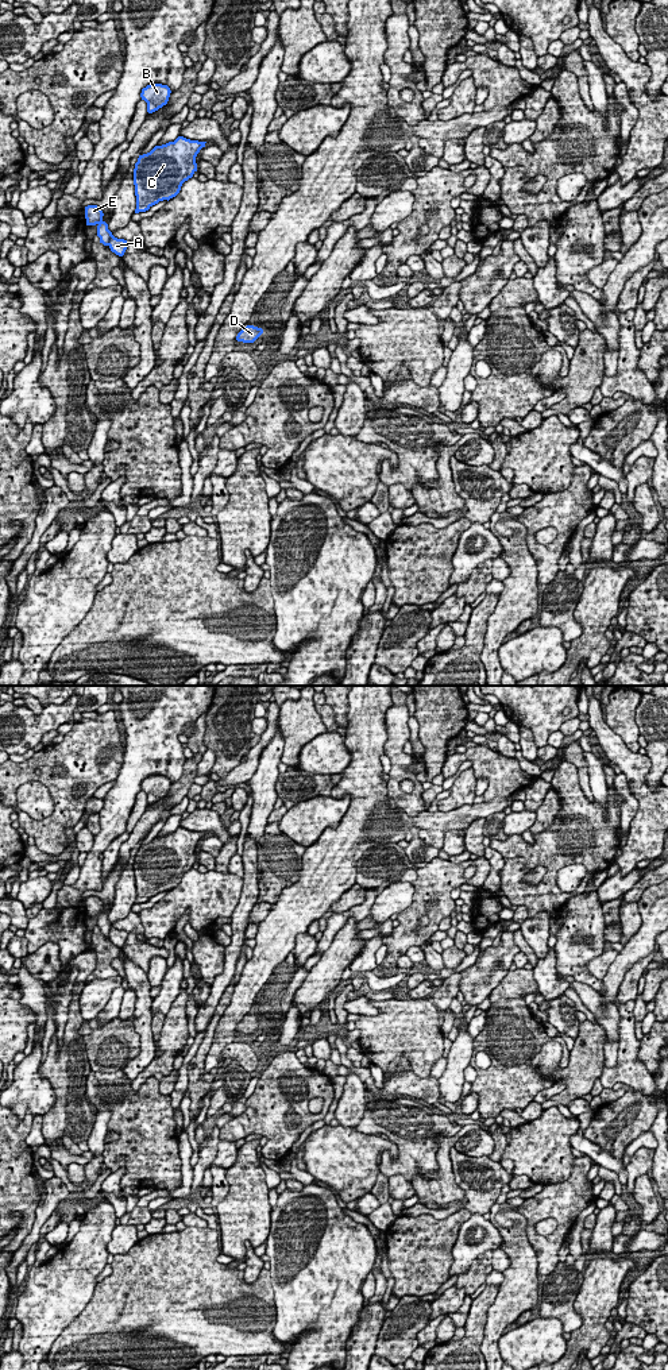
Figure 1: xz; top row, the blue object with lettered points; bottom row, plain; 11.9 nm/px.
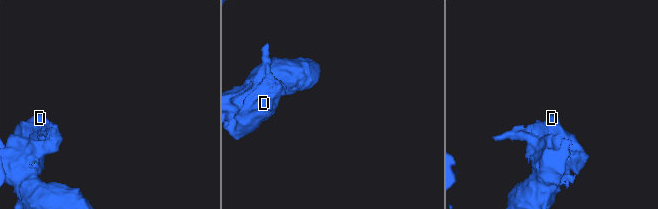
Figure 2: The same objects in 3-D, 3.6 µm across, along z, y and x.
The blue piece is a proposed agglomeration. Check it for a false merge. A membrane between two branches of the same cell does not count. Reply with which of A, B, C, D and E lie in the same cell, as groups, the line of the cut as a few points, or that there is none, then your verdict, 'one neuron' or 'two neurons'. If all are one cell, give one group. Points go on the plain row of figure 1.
A B C / D E; cut in xz along (111, 925), (107, 936); two neurons

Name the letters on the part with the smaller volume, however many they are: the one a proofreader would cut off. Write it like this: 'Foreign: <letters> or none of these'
Foreign: D, E

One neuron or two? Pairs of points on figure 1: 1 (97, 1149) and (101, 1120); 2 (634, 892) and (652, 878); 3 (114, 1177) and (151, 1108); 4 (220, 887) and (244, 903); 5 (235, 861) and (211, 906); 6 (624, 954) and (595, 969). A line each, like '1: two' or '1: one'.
1: one
2: one
3: two
4: two
5: two
6: two

